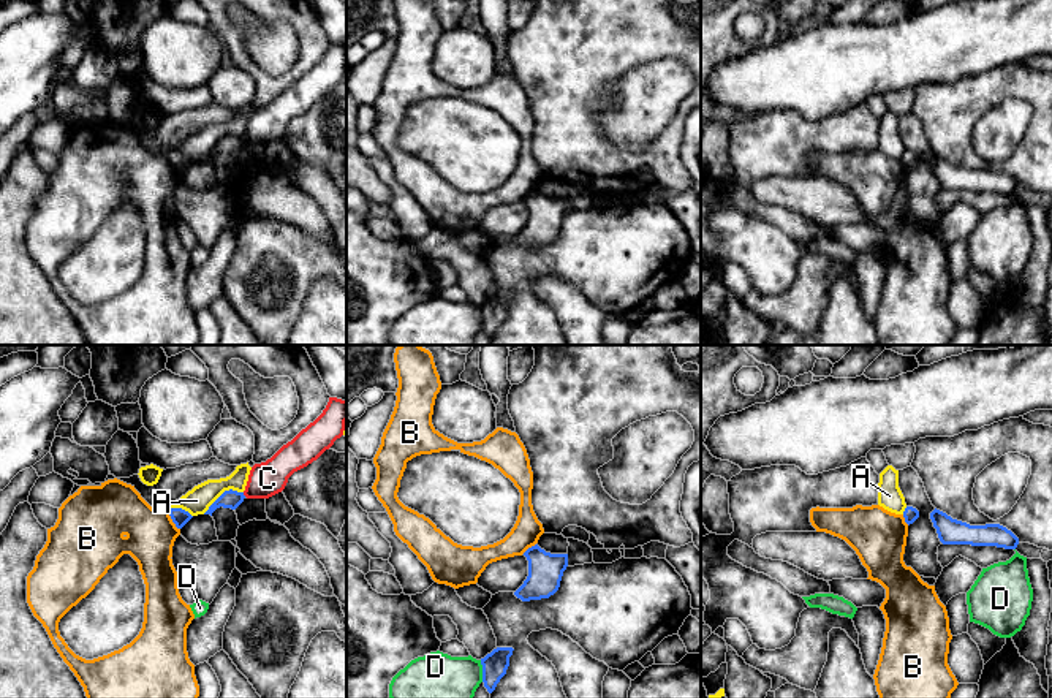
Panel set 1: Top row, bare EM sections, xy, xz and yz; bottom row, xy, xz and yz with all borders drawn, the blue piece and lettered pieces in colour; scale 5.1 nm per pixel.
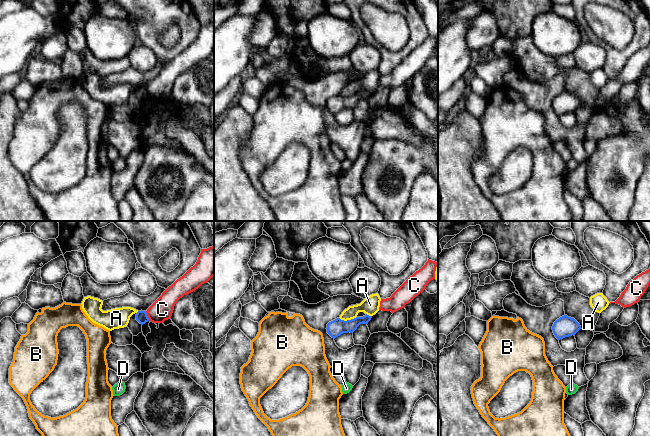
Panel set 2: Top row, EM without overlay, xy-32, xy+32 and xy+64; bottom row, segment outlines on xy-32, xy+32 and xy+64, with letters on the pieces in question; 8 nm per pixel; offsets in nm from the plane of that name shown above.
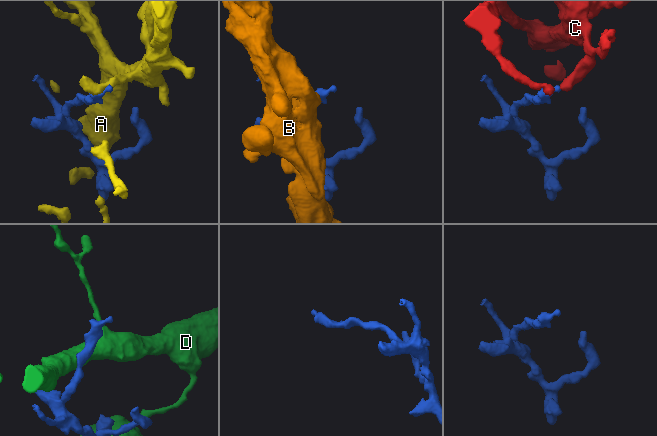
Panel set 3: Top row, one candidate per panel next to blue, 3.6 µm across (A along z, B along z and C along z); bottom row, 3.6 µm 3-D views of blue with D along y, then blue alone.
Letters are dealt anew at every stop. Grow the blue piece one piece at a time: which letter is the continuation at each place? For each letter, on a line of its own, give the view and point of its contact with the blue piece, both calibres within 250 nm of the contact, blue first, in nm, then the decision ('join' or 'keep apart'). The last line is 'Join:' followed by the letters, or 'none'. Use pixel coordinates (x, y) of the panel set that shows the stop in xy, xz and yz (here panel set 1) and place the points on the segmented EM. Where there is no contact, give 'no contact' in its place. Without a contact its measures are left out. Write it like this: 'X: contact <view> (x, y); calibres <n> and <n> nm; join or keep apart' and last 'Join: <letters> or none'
A: contact xy (222, 494); calibres 100 and 130 nm; keep apart
B: contact xy (173, 521); calibres 90 and 260 nm; keep apart
C: contact xy (242, 494); calibres 100 and 180 nm; keep apart
D: contact xz (483, 671); calibres 130 and 240 nm; keep apart
Join: none

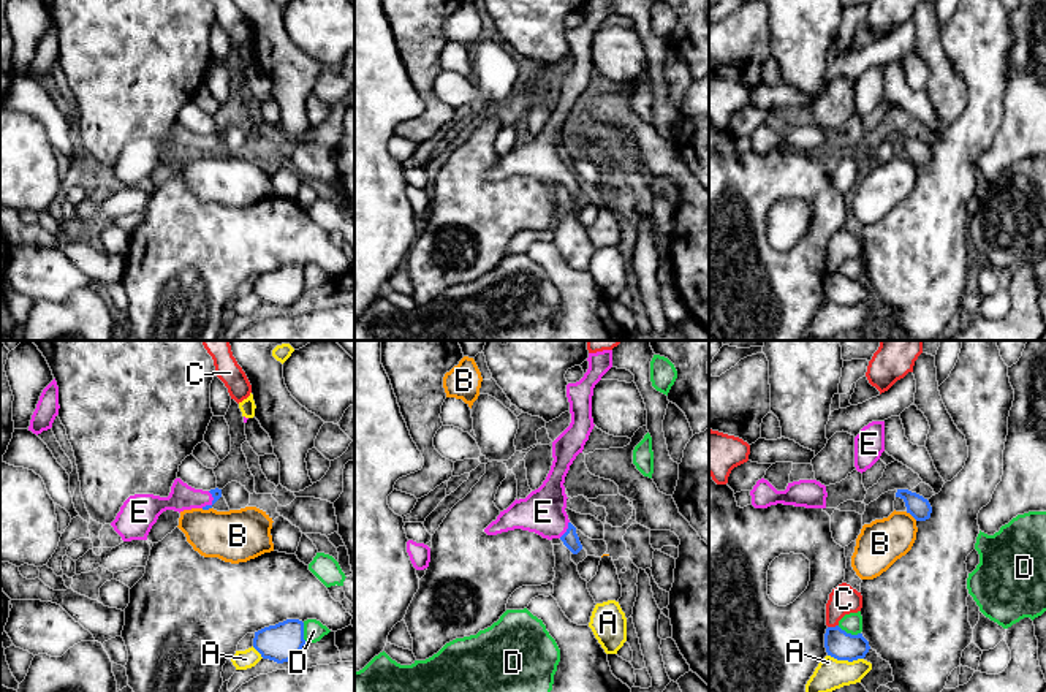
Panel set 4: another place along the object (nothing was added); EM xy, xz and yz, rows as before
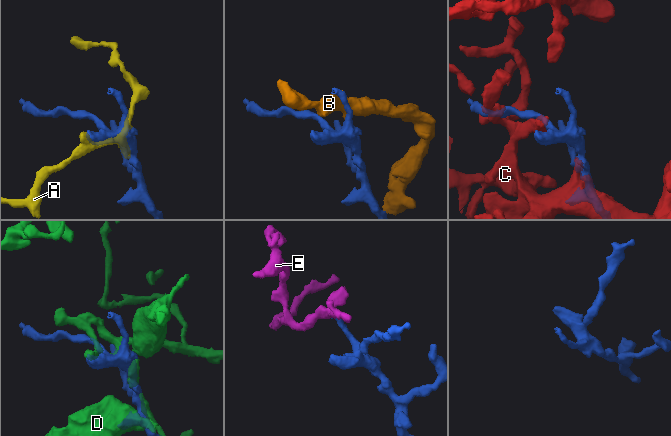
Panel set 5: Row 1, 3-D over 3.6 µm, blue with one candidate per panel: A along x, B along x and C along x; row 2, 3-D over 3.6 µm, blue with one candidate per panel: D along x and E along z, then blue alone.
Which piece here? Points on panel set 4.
A: contact yz (845, 659); calibres 140 and 160 nm; keep apart
B: contact yz (912, 515); calibres 110 and 240 nm; keep apart
C: contact yz (833, 627); calibres 140 and 150 nm; keep apart
D: contact yz (848, 634); calibres 140 and 100 nm; keep apart
E: contact xy (212, 502); calibres 50 and 130 nm; join
Join: E

